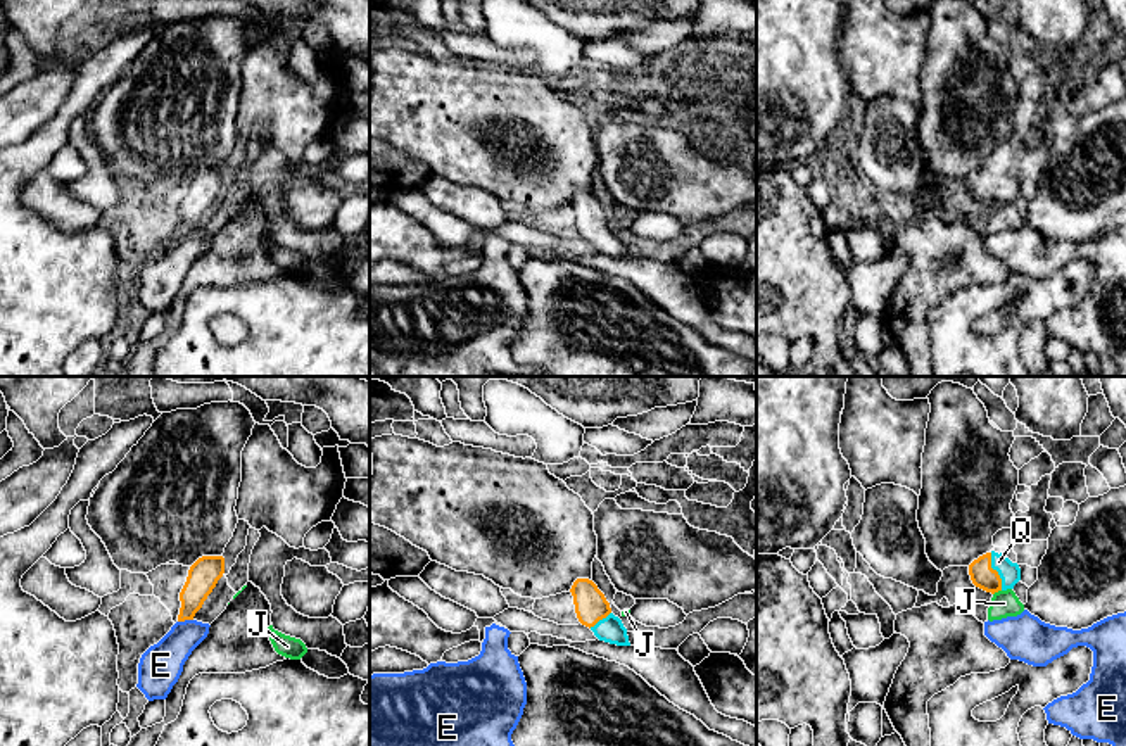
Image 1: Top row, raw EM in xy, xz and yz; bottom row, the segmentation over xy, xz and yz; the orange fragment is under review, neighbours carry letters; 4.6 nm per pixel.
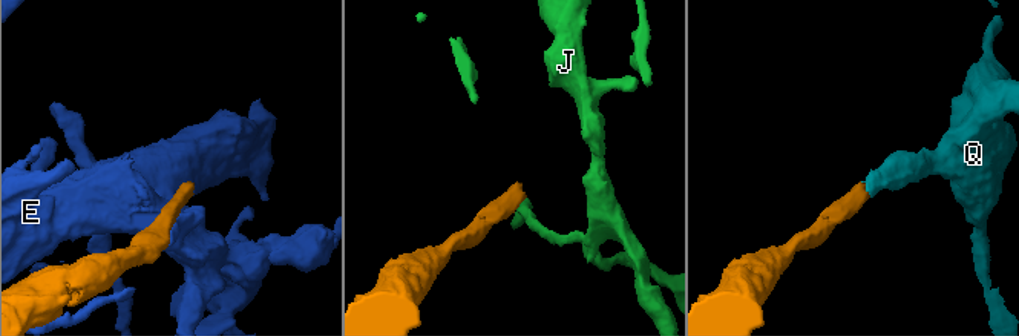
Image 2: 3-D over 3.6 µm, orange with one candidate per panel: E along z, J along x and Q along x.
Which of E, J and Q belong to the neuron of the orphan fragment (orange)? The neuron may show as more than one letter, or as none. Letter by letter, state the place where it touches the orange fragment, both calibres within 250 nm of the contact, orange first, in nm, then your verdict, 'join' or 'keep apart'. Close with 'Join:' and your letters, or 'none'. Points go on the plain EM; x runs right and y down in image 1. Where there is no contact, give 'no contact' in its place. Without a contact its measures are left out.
E: meets orange in xy at (185, 232); 140 nm thick on the orange side, 200 nm on the other; keep apart
J: meets orange in yz at (997, 204); 110 nm thick on the orange side, 130 nm on the other; keep apart
Q: meets orange in yz at (997, 185); 110 nm thick on the orange side, 100 nm on the other; join
Join: Q

